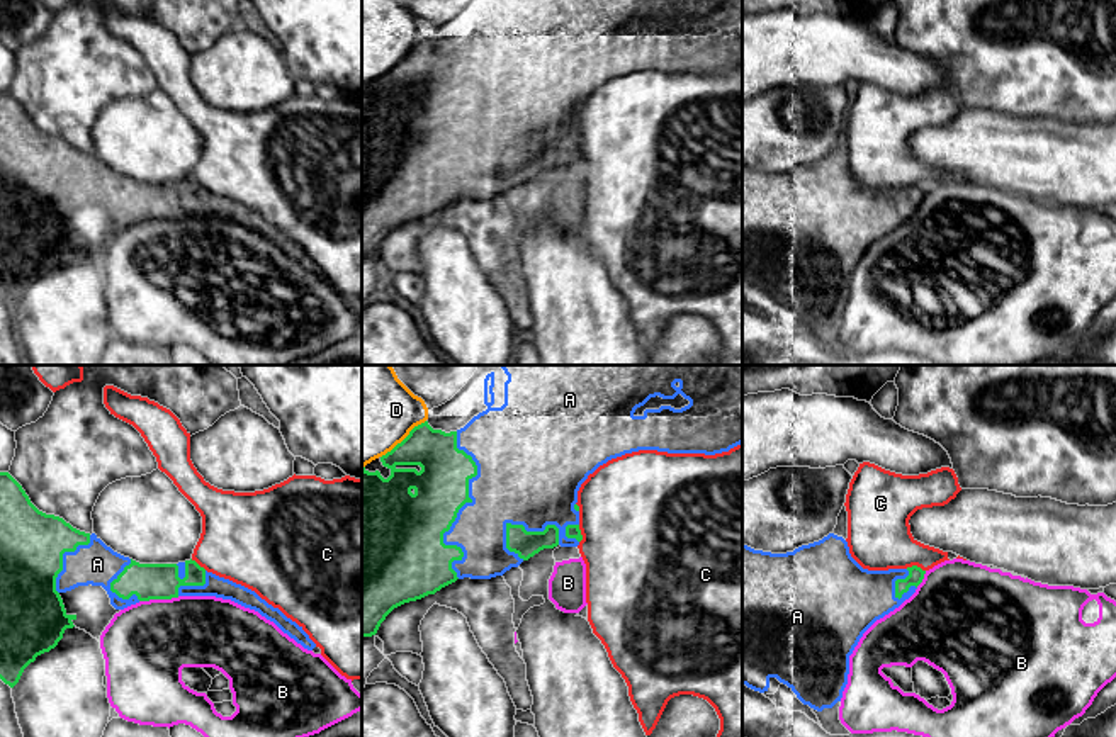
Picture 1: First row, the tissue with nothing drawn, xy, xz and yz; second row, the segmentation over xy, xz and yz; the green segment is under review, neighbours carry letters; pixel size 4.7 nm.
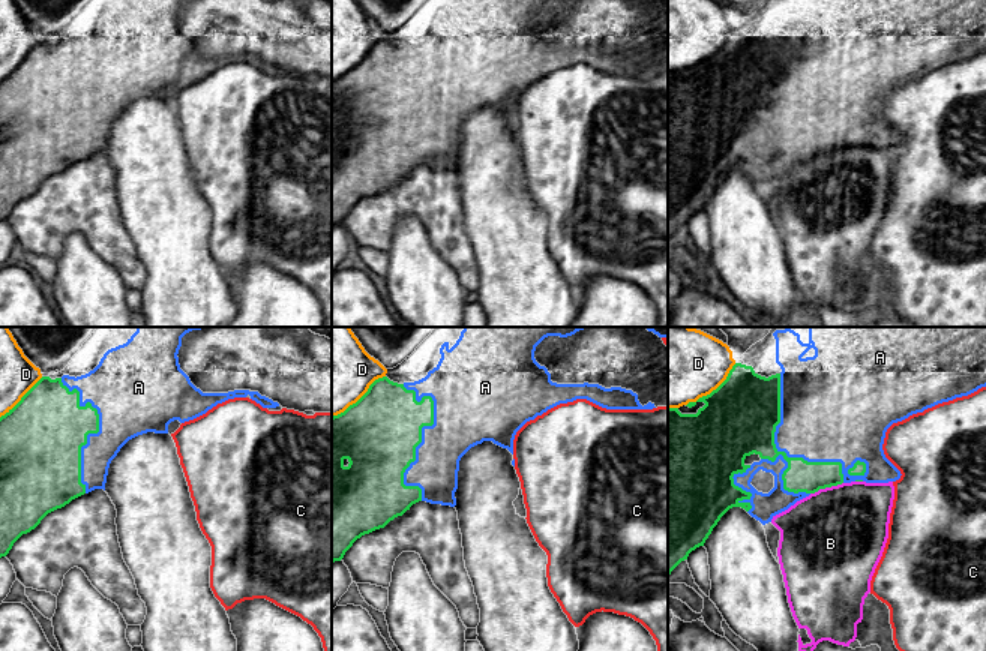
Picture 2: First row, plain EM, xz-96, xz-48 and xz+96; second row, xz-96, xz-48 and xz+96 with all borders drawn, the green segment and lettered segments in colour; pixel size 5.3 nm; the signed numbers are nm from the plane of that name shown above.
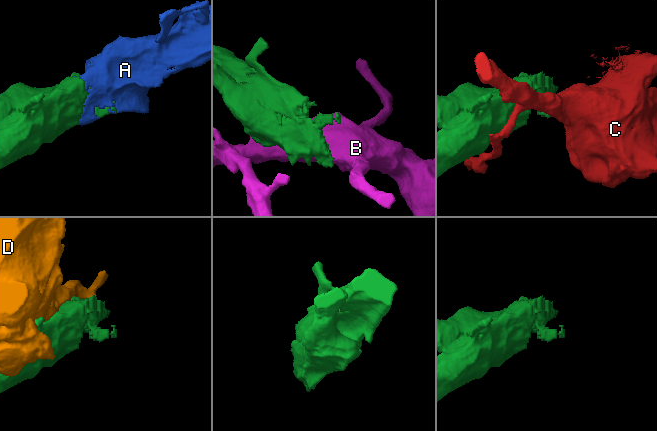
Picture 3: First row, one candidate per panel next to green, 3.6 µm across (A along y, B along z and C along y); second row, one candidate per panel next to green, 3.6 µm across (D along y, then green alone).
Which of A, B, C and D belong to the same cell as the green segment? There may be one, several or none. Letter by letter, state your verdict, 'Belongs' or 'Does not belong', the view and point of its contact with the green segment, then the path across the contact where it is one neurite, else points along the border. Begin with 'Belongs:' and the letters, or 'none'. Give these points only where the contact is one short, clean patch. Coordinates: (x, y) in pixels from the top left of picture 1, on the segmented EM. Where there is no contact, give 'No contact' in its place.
Belongs: A
A: Belongs. Touches green at xz (459, 508)
B: Does not belong. Touches green at xy (158, 598)
C: Does not belong. Touches green at yz (916, 566)
D: Does not belong. Touches green at xz (405, 438)

